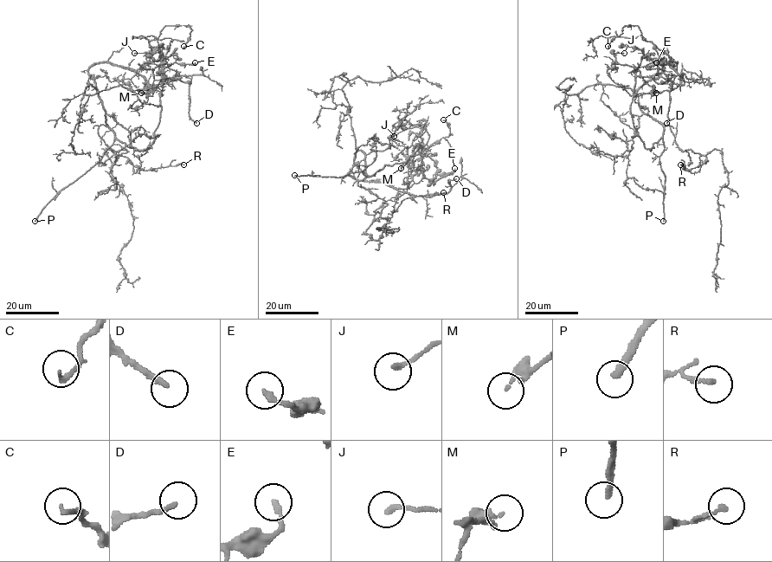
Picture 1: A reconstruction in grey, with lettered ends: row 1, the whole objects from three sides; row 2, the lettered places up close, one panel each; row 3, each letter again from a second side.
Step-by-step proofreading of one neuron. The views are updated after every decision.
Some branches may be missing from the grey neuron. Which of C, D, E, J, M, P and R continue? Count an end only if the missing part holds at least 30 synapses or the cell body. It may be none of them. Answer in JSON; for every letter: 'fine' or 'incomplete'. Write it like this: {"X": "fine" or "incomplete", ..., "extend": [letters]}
{"C": "fine", "D": "fine", "E": "fine", "J": "fine", "M": "fine", "P": "incomplete", "R": "fine", "extend": ["P"]}

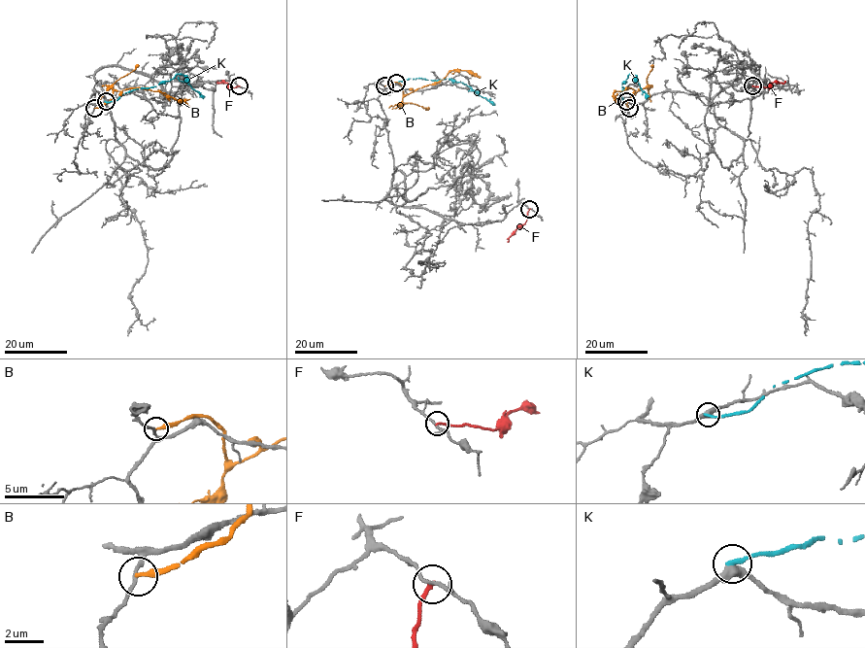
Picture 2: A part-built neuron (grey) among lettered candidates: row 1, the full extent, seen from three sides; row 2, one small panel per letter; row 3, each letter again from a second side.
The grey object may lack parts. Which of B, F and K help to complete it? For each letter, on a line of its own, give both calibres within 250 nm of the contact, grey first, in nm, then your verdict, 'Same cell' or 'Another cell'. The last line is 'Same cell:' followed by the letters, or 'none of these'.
B: Thickness 180 nm (grey) against 300 nm. Another cell
F: Thickness 170 nm (grey) against 200 nm. Another cell
K: Thickness 420 nm (grey) against 240 nm. Another cell
Same cell: none of these

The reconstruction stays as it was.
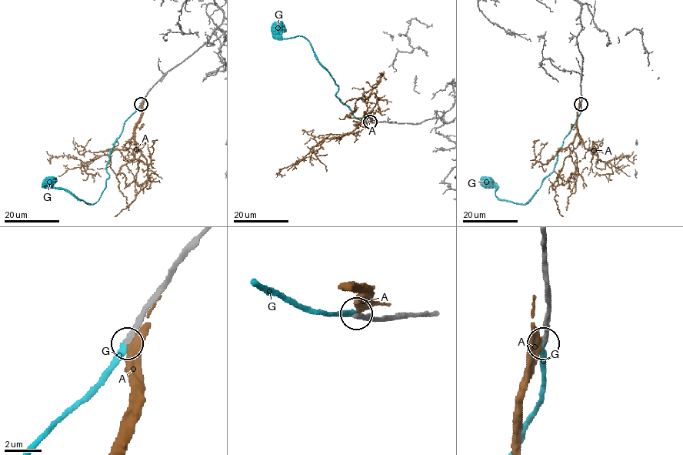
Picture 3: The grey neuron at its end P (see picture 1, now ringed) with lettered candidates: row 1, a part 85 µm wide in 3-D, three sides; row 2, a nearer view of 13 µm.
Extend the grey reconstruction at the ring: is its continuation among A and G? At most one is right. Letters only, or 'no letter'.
G

